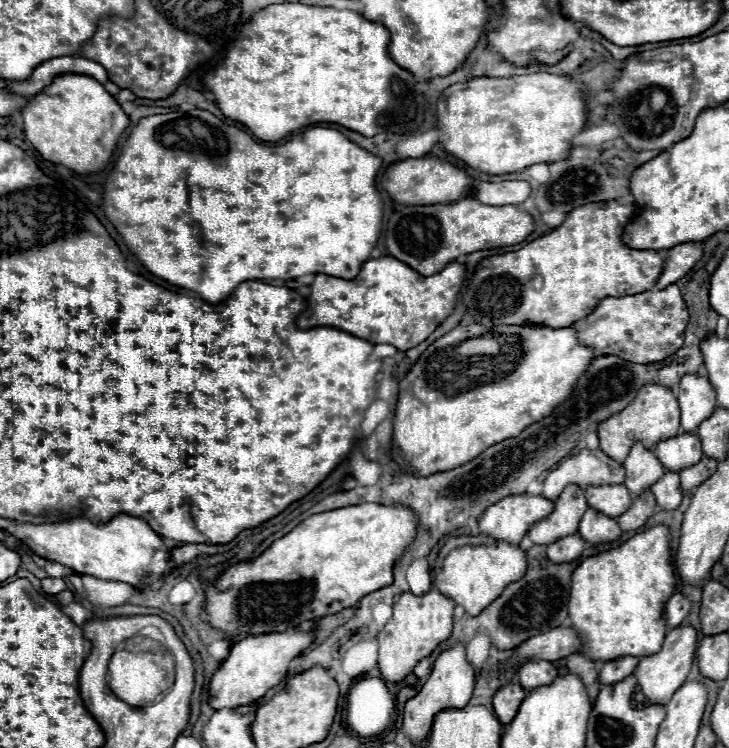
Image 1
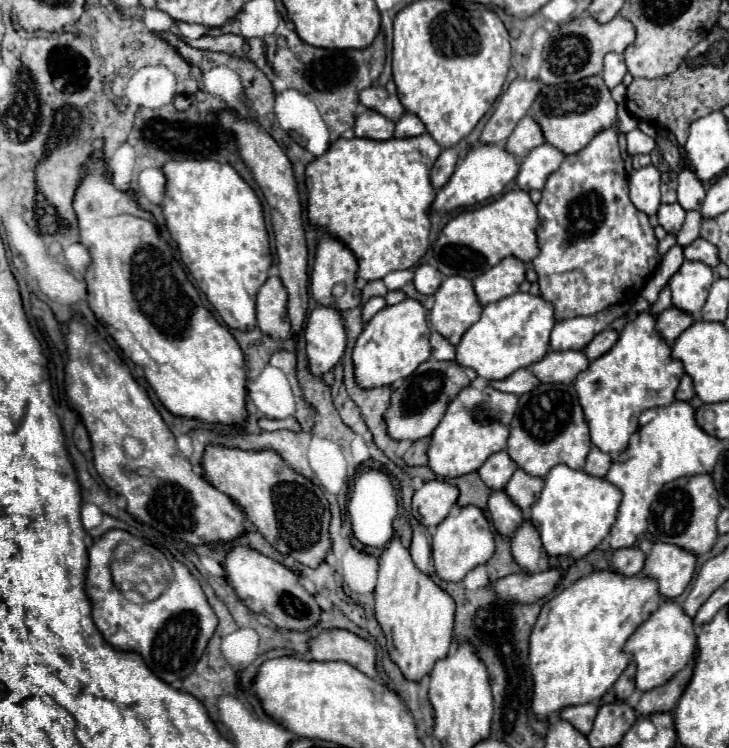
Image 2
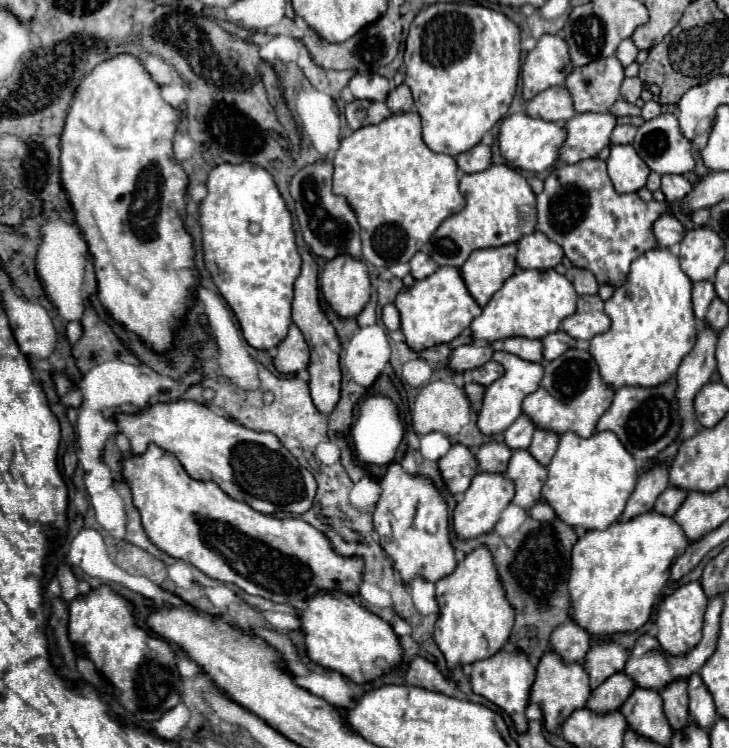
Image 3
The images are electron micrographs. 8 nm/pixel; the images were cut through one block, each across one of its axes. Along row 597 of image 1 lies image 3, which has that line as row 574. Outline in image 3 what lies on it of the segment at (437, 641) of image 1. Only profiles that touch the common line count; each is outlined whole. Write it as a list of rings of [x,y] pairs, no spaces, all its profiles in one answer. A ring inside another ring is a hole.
[[[398,462],[388,464],[380,482],[382,494],[374,510],[374,530],[380,534],[380,544],[388,552],[394,570],[404,582],[422,576],[430,582],[440,580],[456,568],[454,548],[450,544],[448,504],[428,476],[408,474]]]

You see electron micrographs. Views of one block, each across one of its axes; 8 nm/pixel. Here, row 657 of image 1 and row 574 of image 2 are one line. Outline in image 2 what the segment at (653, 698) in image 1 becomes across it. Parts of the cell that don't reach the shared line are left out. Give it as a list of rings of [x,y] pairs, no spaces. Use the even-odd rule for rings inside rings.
[[[656,542],[646,558],[642,572],[658,580],[660,594],[664,598],[676,598],[690,584],[694,568],[696,568],[696,556],[692,556],[692,552],[676,548],[676,544]]]

